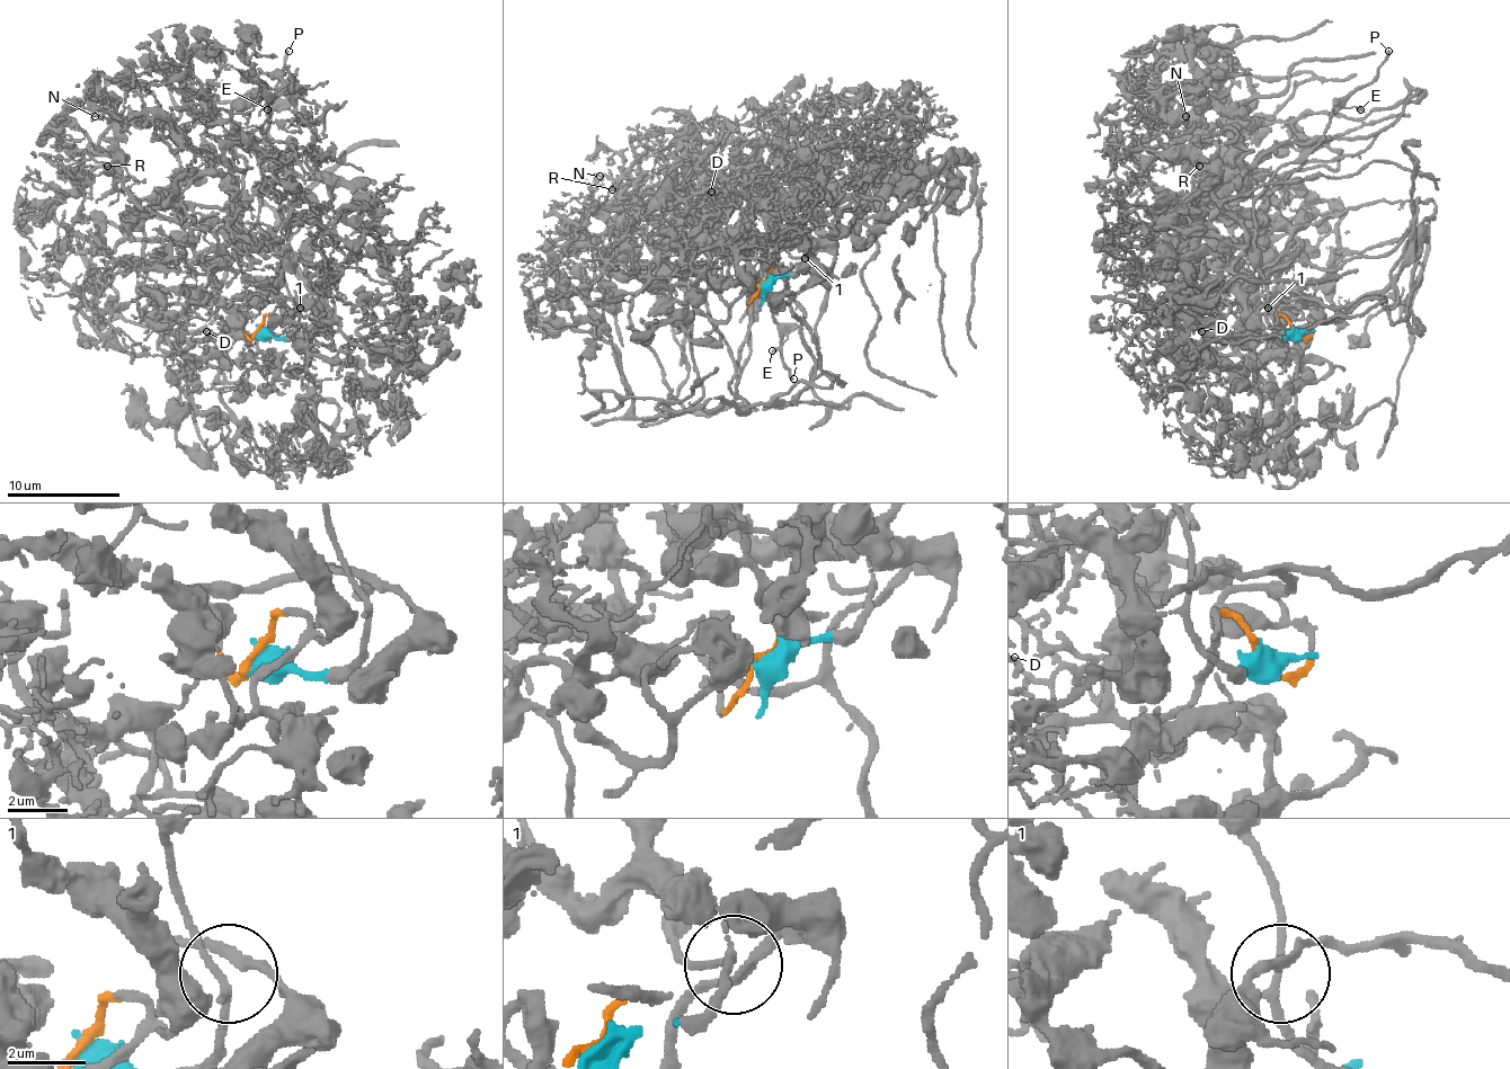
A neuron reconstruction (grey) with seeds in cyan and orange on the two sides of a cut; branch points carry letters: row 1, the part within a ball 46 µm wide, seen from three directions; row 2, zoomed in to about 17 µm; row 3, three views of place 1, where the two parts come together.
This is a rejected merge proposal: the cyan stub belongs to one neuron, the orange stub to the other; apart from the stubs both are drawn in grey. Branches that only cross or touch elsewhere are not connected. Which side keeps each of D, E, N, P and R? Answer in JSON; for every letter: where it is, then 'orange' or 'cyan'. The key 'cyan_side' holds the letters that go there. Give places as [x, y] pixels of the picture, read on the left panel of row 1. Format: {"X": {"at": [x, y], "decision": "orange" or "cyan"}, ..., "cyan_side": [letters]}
{"D": {"at": [206, 331], "decision": "orange"}, "E": {"at": [267, 109], "decision": "cyan"}, "N": {"at": [95, 116], "decision": "orange"}, "P": {"at": [289, 51], "decision": "cyan"}, "R": {"at": [107, 166], "decision": "orange"}, "cyan_side": ["E", "P"]}

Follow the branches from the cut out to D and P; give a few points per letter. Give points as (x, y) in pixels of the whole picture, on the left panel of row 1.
D: (255, 333), (266, 317), (277, 319), (255, 353), (241, 339), (223, 333), (212, 339), (206, 330)
P: (258, 333), (289, 336), (300, 319), (283, 277), (283, 251), (258, 225), (260, 150), (289, 51)

